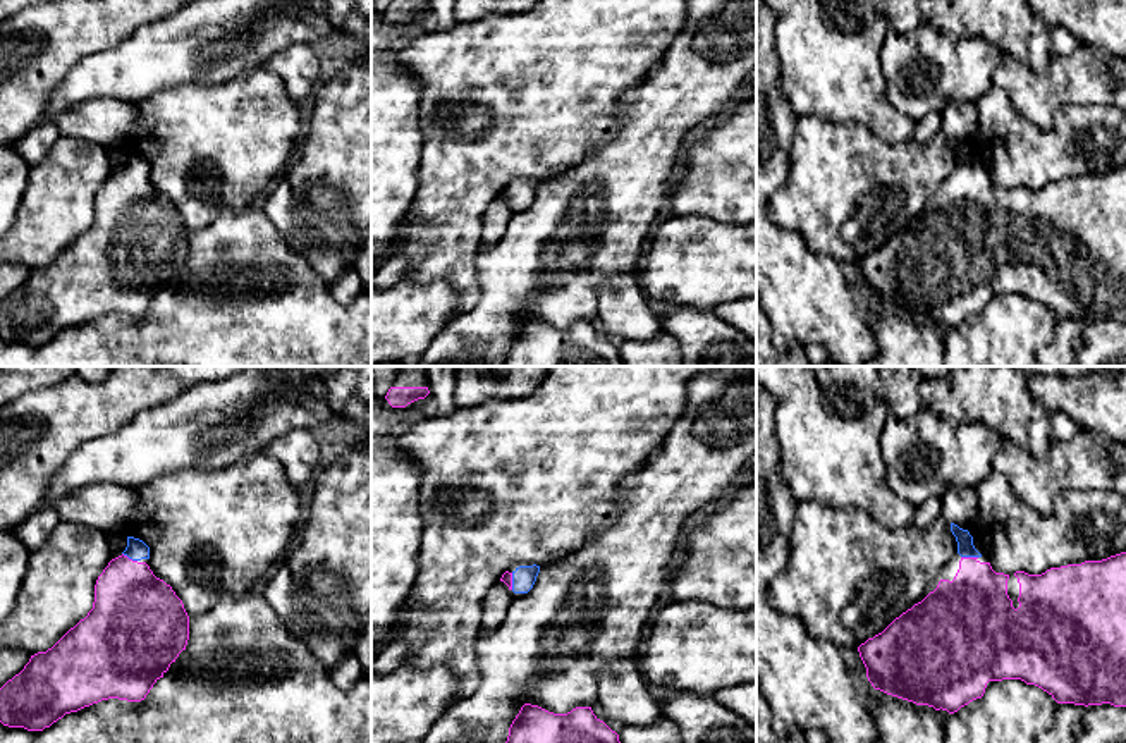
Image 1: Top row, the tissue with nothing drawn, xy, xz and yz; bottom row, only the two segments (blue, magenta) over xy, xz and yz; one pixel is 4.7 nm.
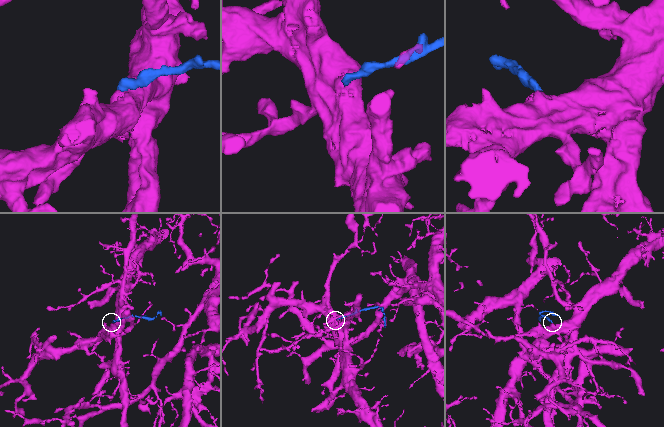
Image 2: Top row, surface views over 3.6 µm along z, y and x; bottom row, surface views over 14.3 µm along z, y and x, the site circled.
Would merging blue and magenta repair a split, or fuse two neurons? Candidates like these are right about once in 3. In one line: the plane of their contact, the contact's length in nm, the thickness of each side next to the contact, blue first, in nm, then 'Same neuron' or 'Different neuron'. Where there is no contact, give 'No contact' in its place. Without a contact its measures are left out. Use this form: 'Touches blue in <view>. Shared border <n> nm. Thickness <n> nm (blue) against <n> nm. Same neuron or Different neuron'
Touches blue in yz. Shared border 80 nm. Thickness 80 nm (blue) against 340 nm. Same neuron

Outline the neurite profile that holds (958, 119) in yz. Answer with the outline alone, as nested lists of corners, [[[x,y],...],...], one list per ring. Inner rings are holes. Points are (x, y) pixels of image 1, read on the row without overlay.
[[[949,101],[940,112],[940,129],[945,136],[970,144],[978,127],[978,114],[973,101]]]

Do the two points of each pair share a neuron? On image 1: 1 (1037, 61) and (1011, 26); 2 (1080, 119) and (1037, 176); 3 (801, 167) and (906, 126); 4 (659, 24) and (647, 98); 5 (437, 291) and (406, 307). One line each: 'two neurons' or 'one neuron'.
1: one neuron
2: one neuron
3: two neurons
4: two neurons
5: one neuron

